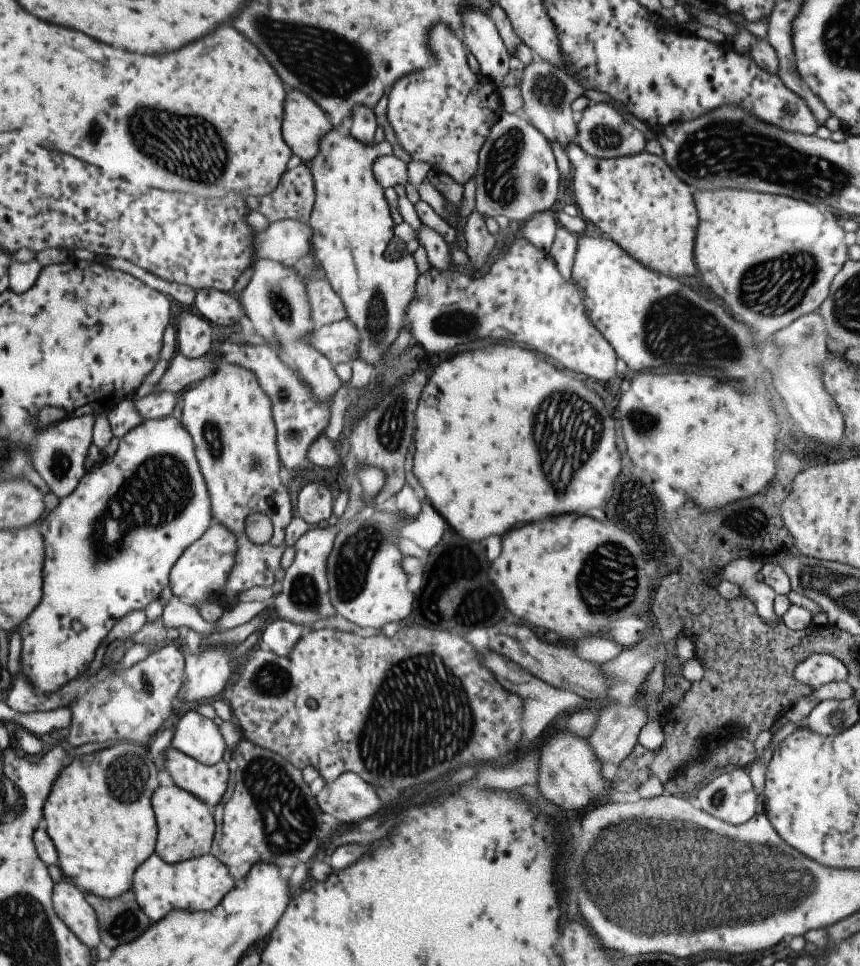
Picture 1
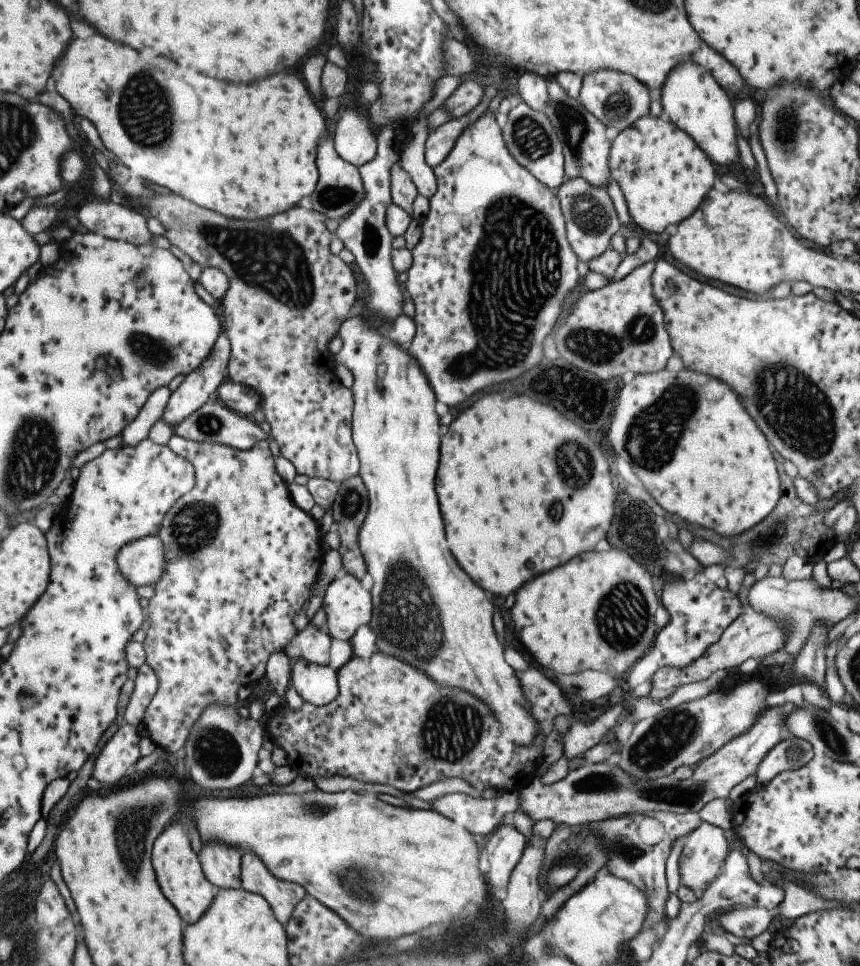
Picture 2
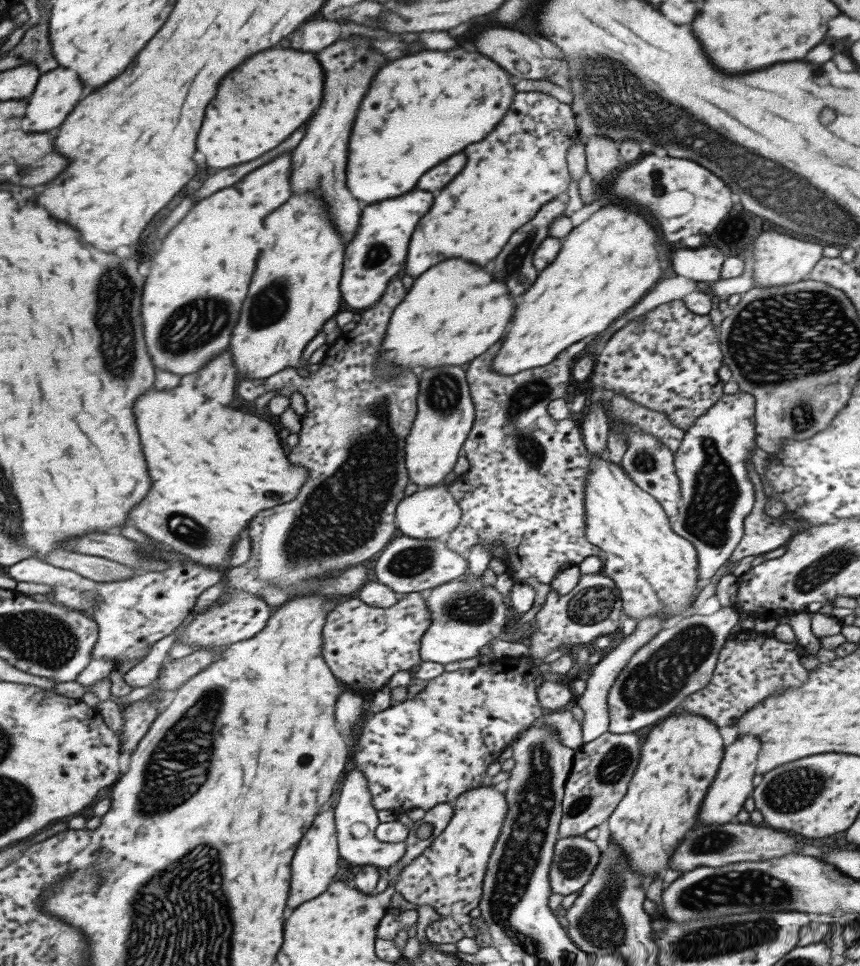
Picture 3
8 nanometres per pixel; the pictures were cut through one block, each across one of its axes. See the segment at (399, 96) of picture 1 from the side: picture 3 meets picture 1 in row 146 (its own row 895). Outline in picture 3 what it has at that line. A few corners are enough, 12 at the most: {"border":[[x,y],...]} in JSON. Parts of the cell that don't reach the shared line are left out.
{"border":[[483,783],[395,877],[395,892],[468,919],[507,806]]}

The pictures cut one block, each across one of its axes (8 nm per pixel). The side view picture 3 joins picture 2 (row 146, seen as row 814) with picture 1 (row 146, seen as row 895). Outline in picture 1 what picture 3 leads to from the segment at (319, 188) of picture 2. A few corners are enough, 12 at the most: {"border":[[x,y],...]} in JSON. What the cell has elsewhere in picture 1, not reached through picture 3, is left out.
{"border":[[307,94],[285,98],[281,134],[308,164],[332,128]]}

